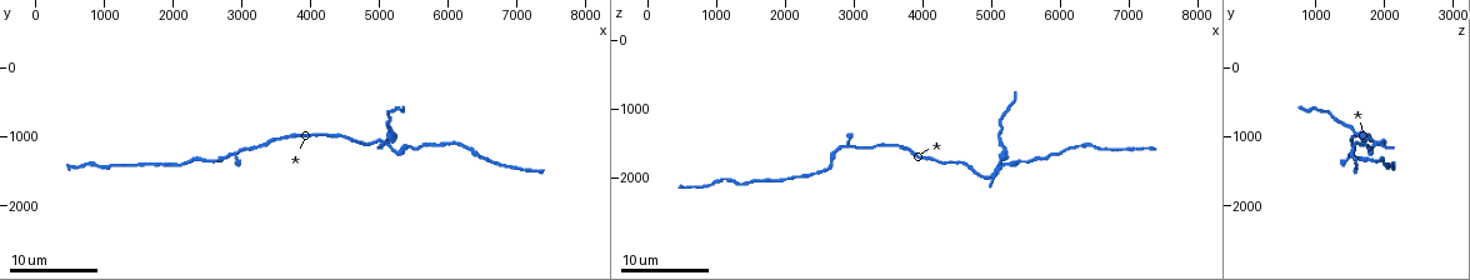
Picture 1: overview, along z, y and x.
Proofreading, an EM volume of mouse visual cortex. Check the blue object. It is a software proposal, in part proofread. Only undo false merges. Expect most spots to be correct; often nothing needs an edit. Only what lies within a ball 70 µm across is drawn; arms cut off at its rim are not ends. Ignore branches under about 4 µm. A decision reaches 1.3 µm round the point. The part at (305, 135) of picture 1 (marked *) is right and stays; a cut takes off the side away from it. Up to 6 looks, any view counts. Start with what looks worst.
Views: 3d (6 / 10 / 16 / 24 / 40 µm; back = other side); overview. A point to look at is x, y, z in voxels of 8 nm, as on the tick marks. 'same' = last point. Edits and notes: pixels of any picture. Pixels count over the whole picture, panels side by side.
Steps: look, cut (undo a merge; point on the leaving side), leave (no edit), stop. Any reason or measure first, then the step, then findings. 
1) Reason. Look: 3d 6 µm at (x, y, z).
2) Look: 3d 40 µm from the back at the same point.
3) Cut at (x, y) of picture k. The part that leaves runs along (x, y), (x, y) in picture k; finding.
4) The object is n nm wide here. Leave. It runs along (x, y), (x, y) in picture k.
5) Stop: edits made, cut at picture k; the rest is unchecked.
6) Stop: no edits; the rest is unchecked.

Side arm on a straight run. Look: 3d 16 µm at (5100, 1050, 1850).

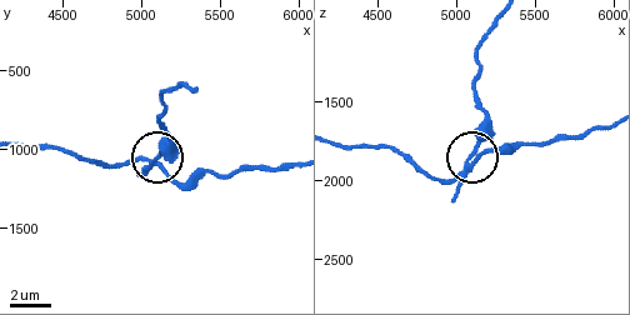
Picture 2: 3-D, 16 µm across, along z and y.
Look: 3d 16 µm from the back at the same point.

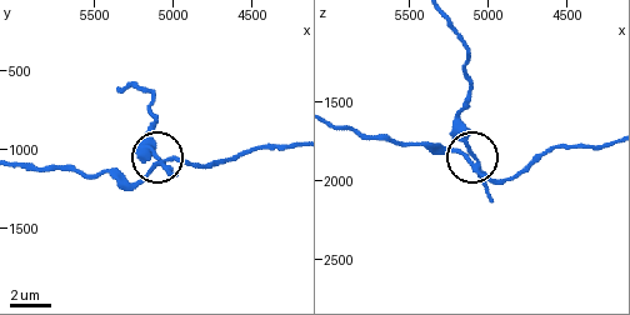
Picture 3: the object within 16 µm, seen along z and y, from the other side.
The object is 180 nm wide here. Cut at (468, 139) of picture 3. The part that leaves runs along (476, 166), (461, 118), (469, 88), (466, 56), (451, 21) in picture 3; a second neuron is stuck on.

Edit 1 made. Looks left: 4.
Look: overview.

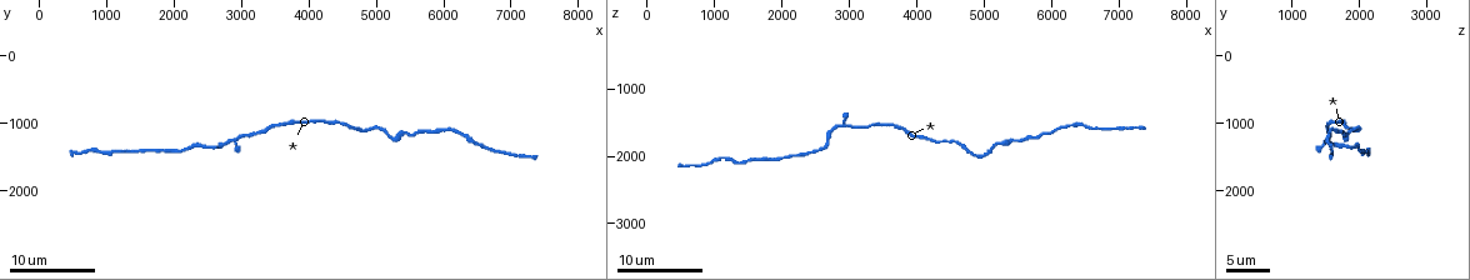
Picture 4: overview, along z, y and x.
Sudden change in width. Look: 3d 6 µm at (2900, 1300, 1550).

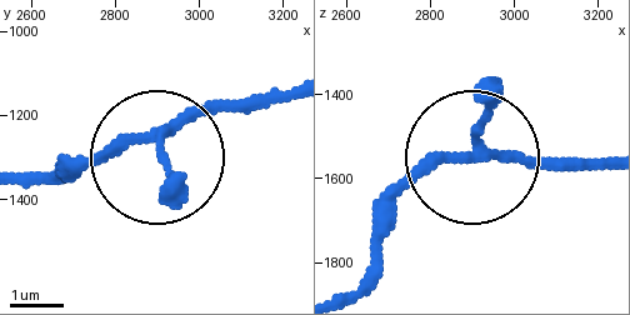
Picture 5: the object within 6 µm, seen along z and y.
3 arms meet here. Leave. One neuron here.

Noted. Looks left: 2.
Calibre changes. Look: 3d 16 µm at (2250, 1300, 1950).

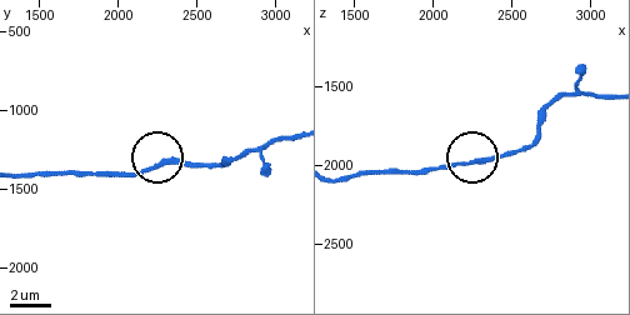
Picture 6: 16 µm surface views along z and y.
Leave. It runs along (609, 96), (559, 98), (529, 145), (425, 168) in picture 6; continuous, no second neuron.

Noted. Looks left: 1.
Stop: edits made, cut at picture 3; the rest is unchecked.

